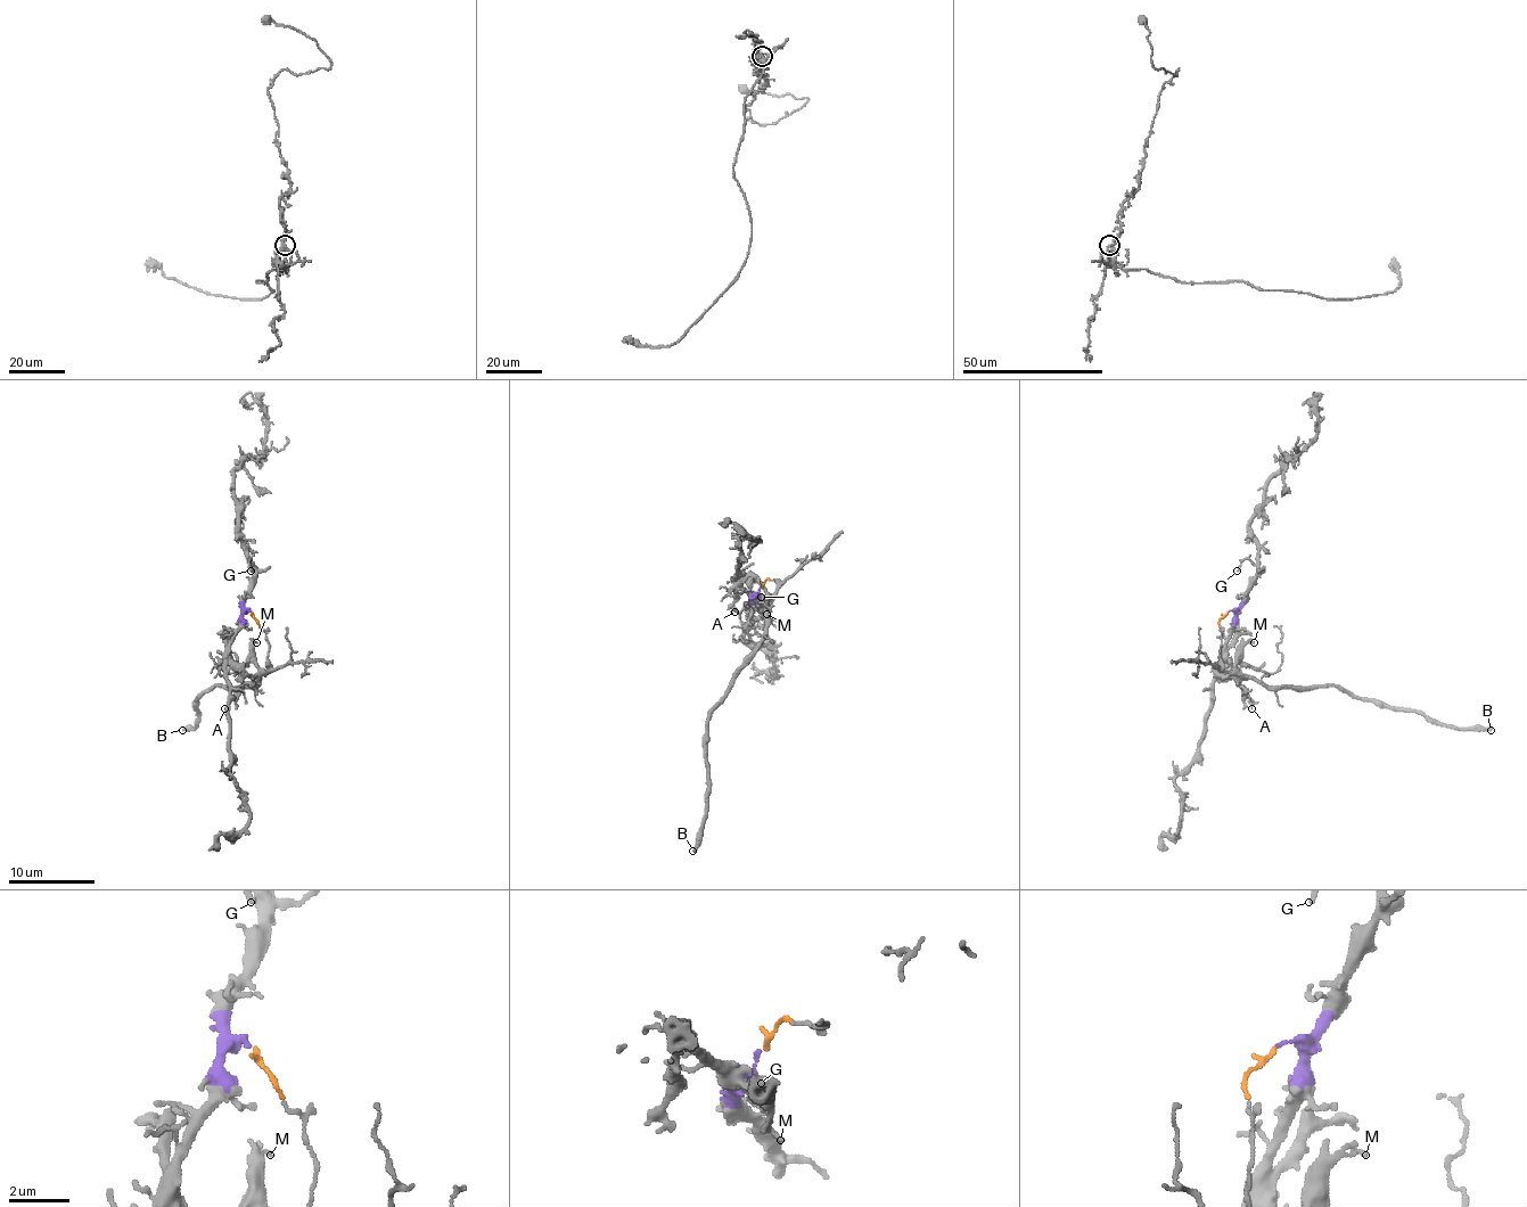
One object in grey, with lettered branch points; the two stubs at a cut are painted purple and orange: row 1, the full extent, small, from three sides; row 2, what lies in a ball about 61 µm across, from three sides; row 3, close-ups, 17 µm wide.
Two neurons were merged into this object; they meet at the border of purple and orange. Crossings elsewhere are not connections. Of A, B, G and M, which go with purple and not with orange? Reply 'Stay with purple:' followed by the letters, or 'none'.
Stay with purple: G

